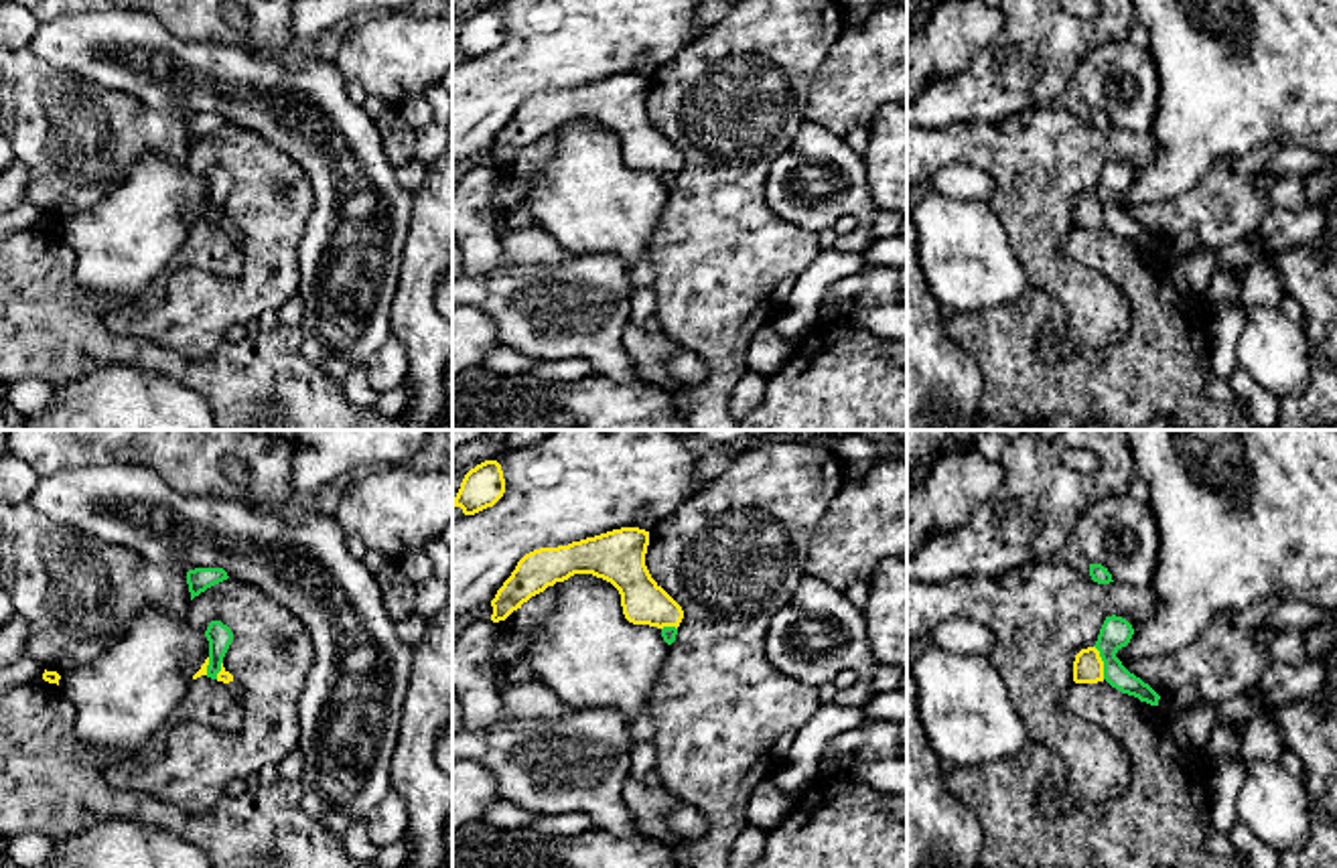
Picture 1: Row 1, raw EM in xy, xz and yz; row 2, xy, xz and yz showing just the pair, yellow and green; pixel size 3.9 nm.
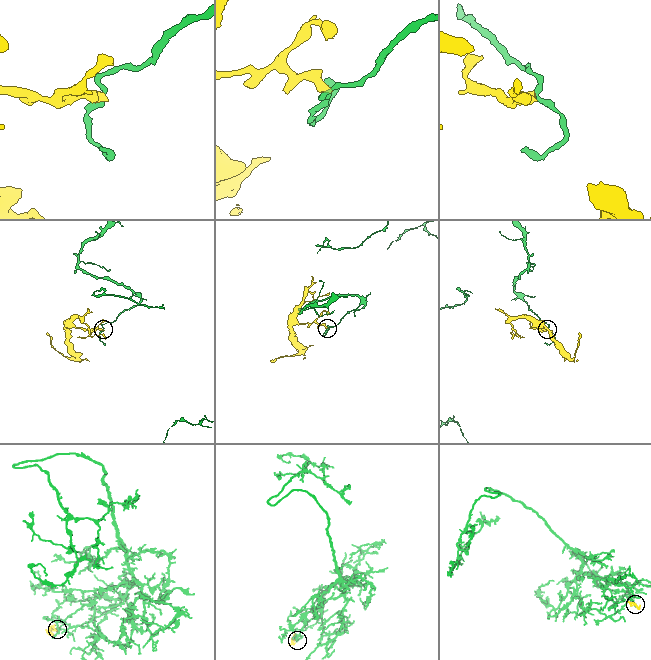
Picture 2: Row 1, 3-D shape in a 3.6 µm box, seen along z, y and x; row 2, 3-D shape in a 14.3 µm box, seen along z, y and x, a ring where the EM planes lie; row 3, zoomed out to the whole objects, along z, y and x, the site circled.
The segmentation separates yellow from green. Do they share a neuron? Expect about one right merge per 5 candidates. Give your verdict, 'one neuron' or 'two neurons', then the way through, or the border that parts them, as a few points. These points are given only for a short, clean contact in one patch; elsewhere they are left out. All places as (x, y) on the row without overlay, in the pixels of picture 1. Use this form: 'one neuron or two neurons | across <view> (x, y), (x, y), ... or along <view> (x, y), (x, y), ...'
two neurons | along yz (1094, 191), (1104, 224)

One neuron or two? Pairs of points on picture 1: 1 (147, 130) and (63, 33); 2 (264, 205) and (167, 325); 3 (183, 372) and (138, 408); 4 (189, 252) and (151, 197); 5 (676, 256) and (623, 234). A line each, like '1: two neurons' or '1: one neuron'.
1: two neurons
2: one neuron
3: two neurons
4: two neurons
5: two neurons

